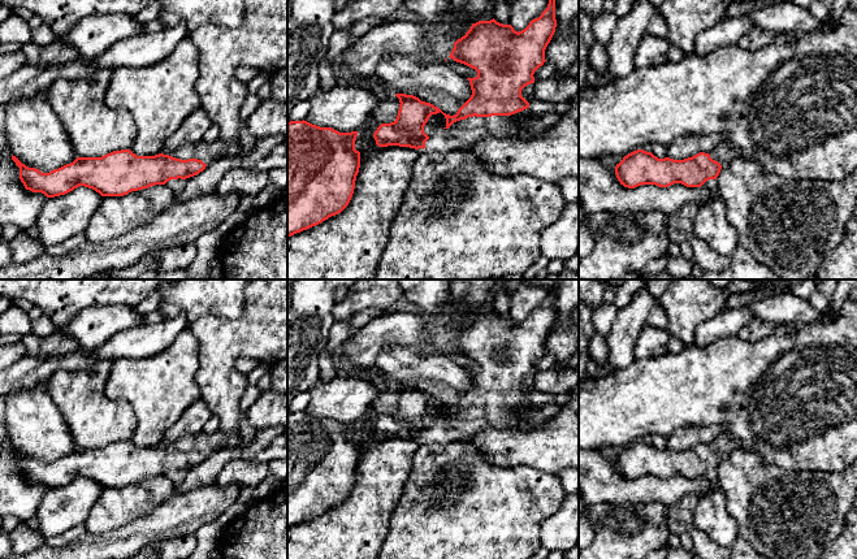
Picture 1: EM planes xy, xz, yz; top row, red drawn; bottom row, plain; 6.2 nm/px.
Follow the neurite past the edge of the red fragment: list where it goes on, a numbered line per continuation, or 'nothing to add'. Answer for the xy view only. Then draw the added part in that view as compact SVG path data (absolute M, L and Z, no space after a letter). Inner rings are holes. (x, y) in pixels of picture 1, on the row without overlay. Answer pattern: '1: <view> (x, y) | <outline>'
1: xy (207, 443) | M220 429L213 434L198 433L192 436L185 436L173 441L168 446L181 451L198 450L208 456L220 448L231 447L238 443L241 443L239 434L228 433Z

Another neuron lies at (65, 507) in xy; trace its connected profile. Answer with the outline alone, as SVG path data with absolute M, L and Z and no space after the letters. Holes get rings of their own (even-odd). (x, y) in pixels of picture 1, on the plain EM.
M85 477L48 489L36 514L40 533L46 537L59 536L85 524L103 489Z

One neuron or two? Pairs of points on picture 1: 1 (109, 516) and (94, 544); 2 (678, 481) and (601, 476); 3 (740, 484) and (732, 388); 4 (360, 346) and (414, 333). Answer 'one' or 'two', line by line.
1: two
2: one
3: two
4: one

